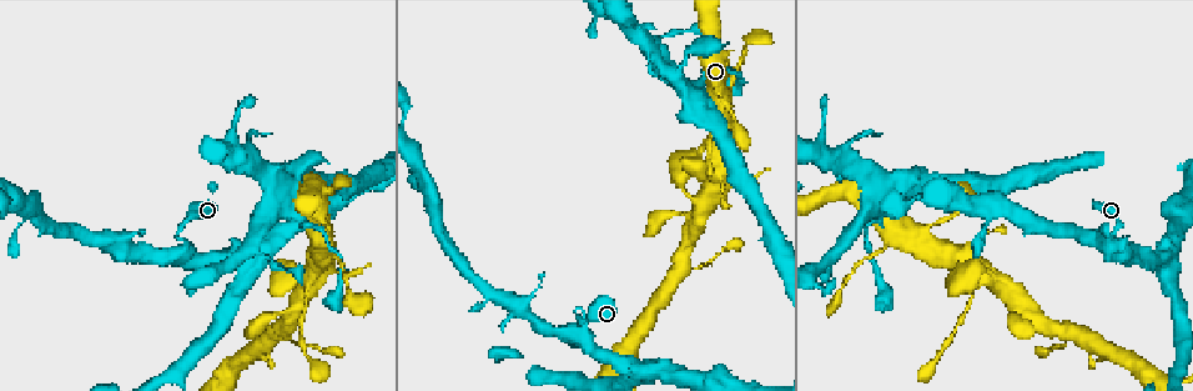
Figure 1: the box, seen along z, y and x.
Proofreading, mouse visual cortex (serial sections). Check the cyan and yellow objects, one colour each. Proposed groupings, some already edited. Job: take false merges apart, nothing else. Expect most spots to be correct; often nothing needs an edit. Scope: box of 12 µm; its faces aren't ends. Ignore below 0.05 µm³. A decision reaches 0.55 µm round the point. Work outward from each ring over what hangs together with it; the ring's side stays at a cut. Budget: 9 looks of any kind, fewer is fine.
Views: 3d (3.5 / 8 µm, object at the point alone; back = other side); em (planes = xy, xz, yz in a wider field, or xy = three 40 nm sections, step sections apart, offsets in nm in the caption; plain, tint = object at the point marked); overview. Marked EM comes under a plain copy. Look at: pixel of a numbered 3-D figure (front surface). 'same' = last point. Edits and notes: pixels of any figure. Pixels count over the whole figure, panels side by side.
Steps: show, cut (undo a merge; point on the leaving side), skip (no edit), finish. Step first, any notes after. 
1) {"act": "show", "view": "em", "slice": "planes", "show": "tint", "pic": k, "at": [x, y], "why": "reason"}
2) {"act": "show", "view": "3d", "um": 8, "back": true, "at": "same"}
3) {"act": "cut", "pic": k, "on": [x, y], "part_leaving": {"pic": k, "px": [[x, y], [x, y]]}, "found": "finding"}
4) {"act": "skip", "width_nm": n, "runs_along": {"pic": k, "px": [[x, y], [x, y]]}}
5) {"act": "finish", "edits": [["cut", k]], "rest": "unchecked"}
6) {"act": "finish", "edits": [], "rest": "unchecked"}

{"act": "show", "view": "3d", "um": 3.5, "pic": 1, "at": [884, 249], "why": "sudden change in width"}

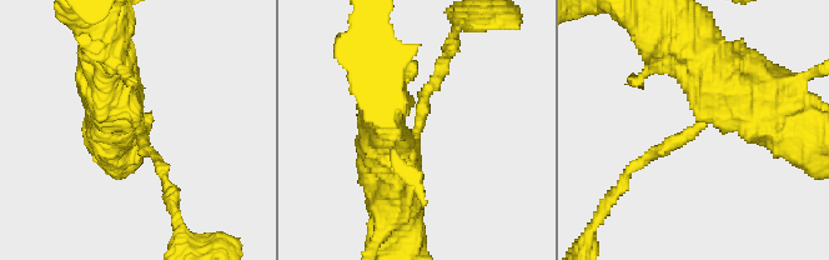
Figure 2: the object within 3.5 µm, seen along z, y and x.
{"act": "show", "view": "em", "slice": "xy", "step": 2, "show": "tint", "pic": 2, "at": [138, 128], "arm_widths_nm": [150, 600]}

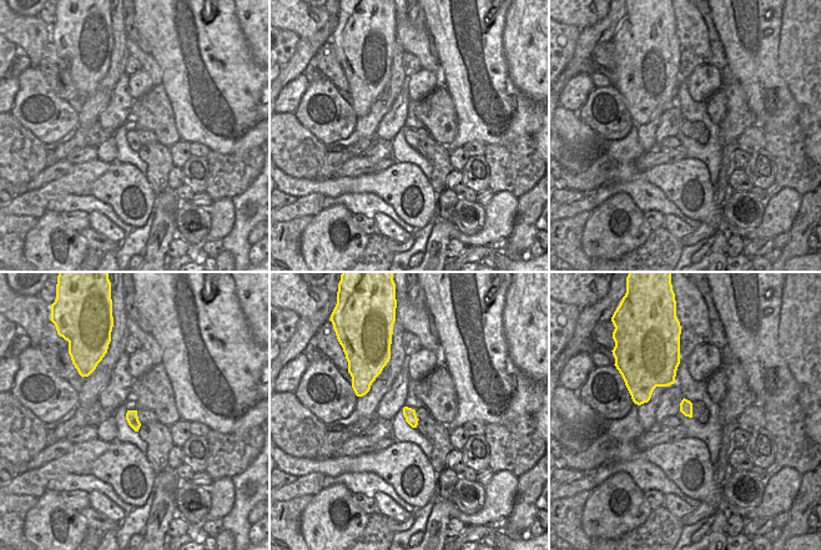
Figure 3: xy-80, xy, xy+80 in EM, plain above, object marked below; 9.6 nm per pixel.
{"act": "skip", "runs_along": {"pic": 2, "px": [[711, 75], [727, 98], [631, 171]]}, "found": "continuous, no second cell"}

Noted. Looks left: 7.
{"act": "show", "view": "3d", "um": 3.5, "pic": 1, "at": [305, 295]}

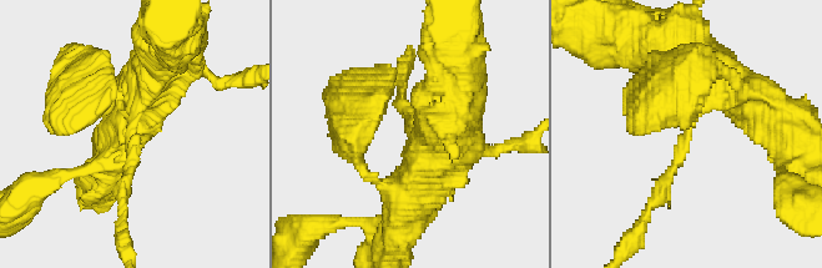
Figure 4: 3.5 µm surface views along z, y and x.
{"act": "show", "view": "em", "slice": "xy", "step": 5, "show": "tint", "pic": 4, "at": [407, 131], "arm_widths_nm": [150, 600]}

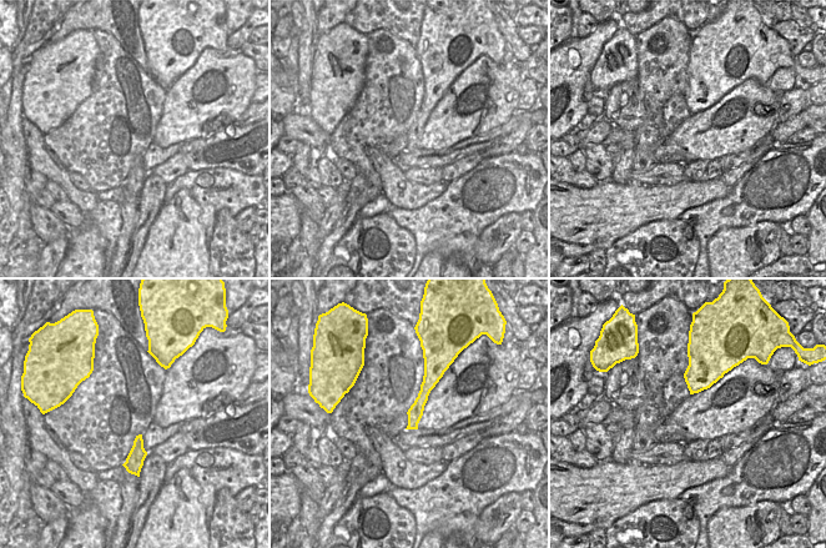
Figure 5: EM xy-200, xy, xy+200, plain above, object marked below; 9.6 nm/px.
{"act": "skip", "runs_along": {"pic": 4, "px": [[704, 65], [720, 76], [656, 200]]}, "found": "continuous, no second cell"}

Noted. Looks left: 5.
{"act": "show", "view": "3d", "um": 3.5, "back": true, "pic": 1, "at": [929, 367], "why": "calibre changes"}

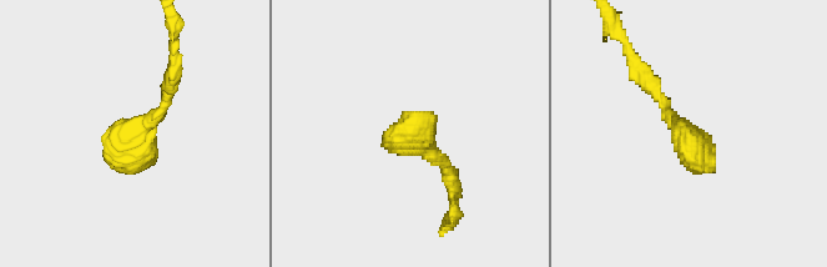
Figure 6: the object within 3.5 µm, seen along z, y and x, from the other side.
{"act": "show", "view": "em", "slice": "xy", "step": 5, "show": "tint", "pic": 6, "at": [685, 134], "why": "shape alone is not enough"}

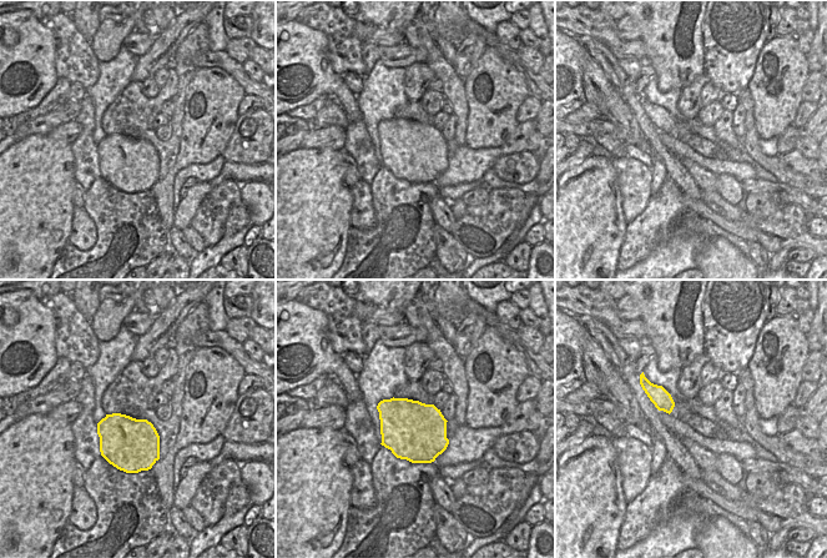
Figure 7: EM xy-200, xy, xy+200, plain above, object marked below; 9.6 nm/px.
{"act": "skip", "runs_along": {"pic": 6, "px": [[643, 74], [694, 151], [712, 166]]}, "found": "all the same cell"}

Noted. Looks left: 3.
{"act": "show", "view": "3d", "um": 8, "pic": 1, "at": [577, 307], "why": "sharp bend"}

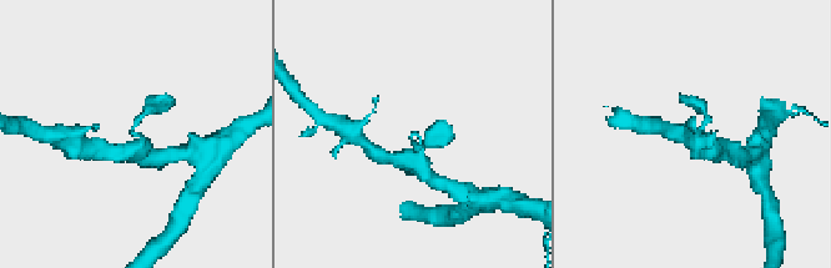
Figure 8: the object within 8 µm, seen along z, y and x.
{"act": "show", "view": "3d", "um": 3.5, "pic": 8, "at": [411, 134], "why": "closer look"}

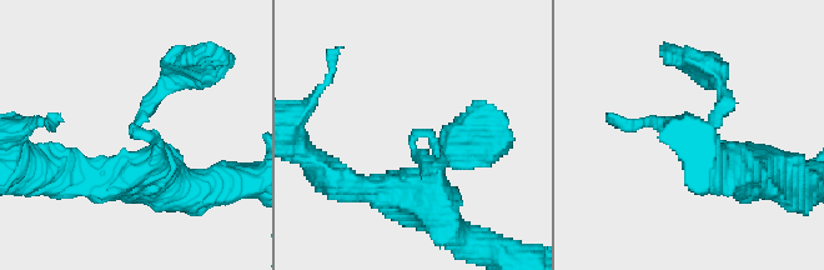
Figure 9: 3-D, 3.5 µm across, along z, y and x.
{"act": "show", "view": "em", "slice": "xy", "step": 3, "show": "tint", "pic": 9, "at": [142, 132], "why": "need the tissue"}

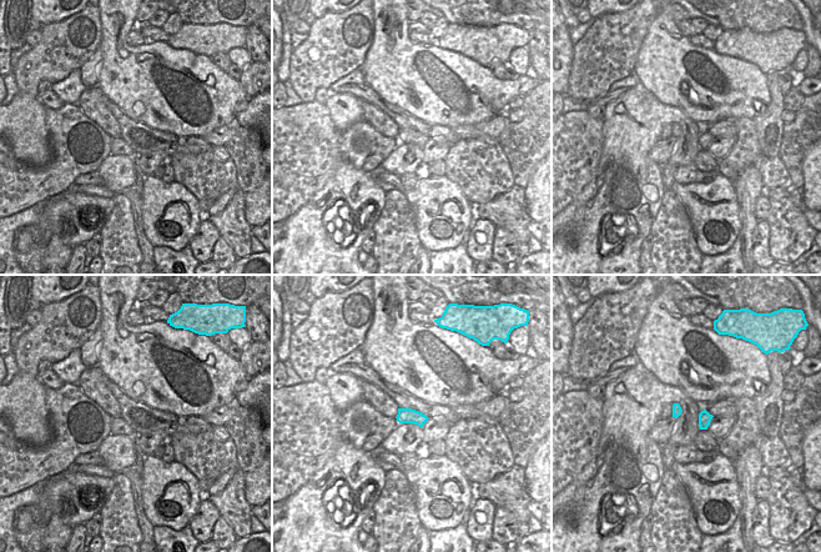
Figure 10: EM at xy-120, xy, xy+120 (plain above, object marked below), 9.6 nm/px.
{"act": "skip", "runs_along": {"pic": 9, "px": [[718, 81], [724, 105], [693, 135], [747, 166]]}, "found": "all the same cell"}

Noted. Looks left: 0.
{"act": "finish", "edits": [], "rest": "unchecked"}

